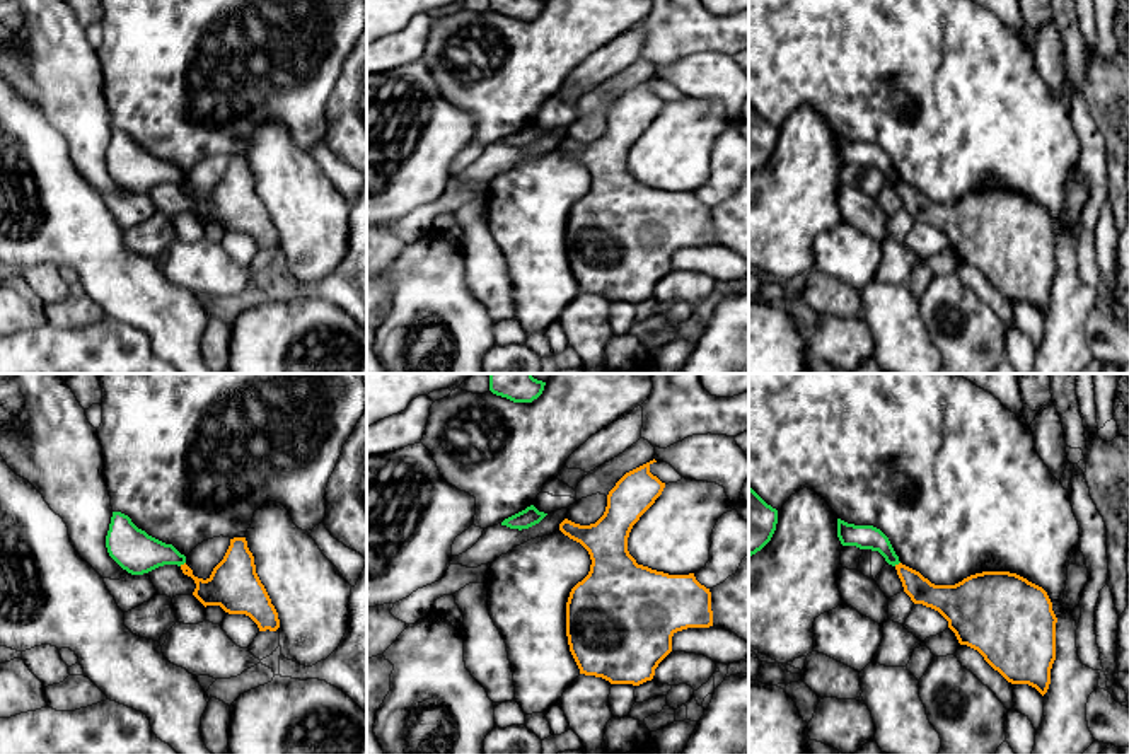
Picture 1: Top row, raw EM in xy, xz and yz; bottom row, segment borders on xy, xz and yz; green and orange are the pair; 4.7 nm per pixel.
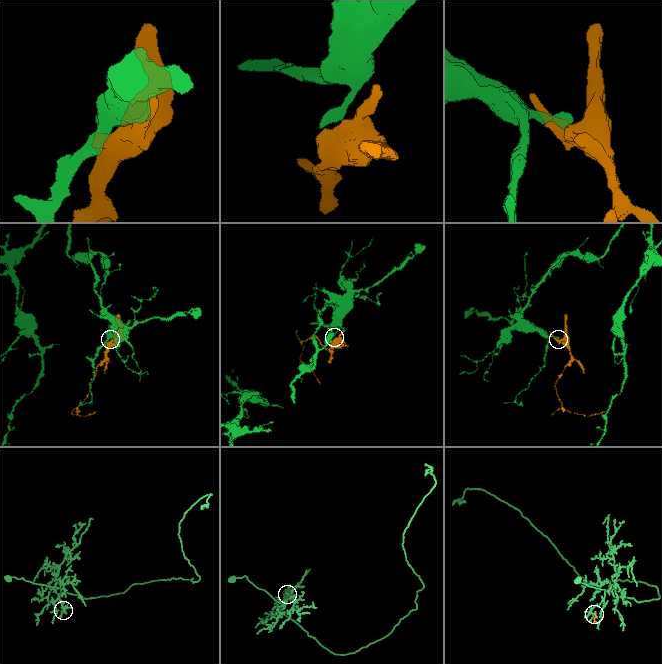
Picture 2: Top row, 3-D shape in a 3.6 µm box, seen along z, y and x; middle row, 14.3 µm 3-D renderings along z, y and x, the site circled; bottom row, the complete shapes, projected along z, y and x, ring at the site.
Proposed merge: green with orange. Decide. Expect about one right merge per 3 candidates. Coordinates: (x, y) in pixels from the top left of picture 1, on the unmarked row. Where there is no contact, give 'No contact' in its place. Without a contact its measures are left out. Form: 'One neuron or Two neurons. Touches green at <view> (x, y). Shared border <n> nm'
Two neurons. Touches green at xy (181, 181). Shared border 40 nm

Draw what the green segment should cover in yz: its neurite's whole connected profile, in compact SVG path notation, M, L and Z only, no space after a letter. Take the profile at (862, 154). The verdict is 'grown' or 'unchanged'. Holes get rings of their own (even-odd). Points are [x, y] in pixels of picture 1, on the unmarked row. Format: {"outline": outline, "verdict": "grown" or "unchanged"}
{"outline": "M837 136L837 155L842 164L878 169L892 184L900 181L889 155L873 143L854 143Z", "verdict": "unchanged"}

